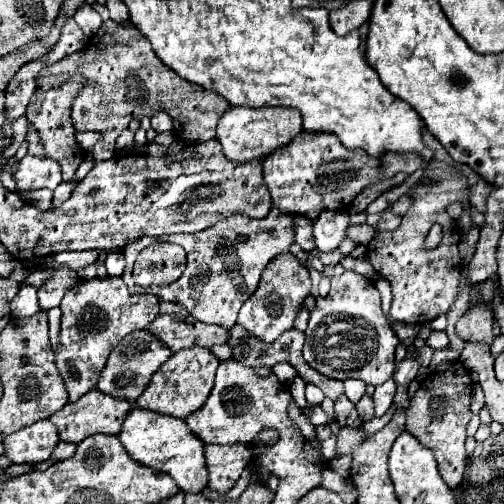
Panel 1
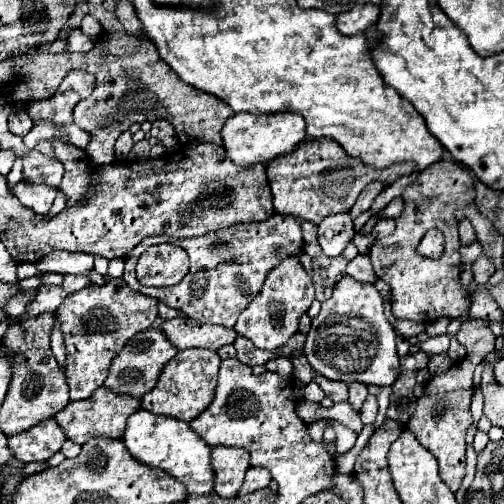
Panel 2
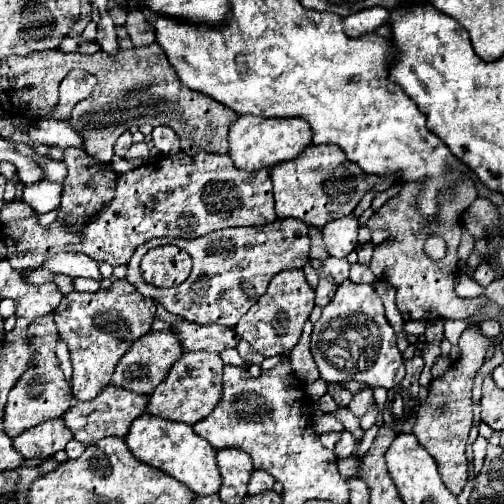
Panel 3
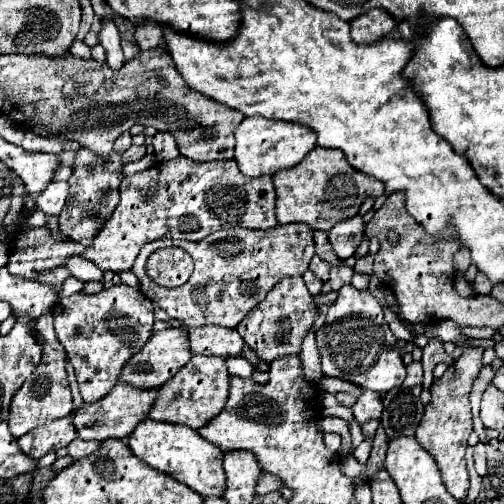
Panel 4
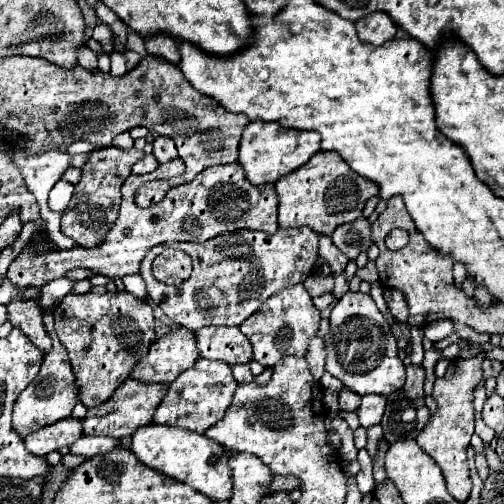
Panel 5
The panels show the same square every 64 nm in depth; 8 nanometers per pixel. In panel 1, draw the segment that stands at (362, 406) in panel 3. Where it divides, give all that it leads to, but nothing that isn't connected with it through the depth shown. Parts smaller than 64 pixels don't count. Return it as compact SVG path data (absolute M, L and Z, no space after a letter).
M352 378L344 380L344 394L348 396L350 402L356 404L364 396L364 390L366 390L366 384L362 380L352 380Z

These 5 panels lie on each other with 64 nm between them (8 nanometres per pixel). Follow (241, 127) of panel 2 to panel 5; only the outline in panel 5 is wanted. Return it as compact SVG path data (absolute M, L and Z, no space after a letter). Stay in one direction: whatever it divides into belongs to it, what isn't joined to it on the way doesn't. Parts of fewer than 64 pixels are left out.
M252 120L240 138L238 146L238 164L244 168L246 178L252 184L264 184L264 182L276 182L280 176L300 168L308 162L312 154L320 150L320 134L310 130L292 130L284 128L280 124Z

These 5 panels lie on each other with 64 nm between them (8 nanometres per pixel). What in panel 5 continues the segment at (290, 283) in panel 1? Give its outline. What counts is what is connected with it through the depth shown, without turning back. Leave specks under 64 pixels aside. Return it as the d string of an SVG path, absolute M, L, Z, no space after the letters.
M294 284L272 294L258 312L248 316L240 324L240 330L252 344L254 360L258 360L266 368L272 368L272 364L276 364L280 358L288 354L302 358L308 350L310 338L318 330L318 324L320 324L320 310L312 304L312 298L306 292L306 288L302 284Z

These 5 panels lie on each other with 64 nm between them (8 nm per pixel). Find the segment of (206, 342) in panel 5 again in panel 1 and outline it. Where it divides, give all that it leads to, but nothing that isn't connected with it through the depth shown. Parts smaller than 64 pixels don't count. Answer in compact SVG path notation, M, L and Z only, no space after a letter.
M158 314L148 324L148 330L172 352L192 346L210 348L214 344L226 344L228 340L226 328L204 324L192 316L176 316L176 314Z

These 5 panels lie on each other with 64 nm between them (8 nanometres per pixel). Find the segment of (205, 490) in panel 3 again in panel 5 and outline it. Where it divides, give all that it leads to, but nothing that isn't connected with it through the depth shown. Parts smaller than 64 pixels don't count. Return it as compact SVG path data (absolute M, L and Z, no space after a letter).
M146 424L132 434L130 450L148 468L158 470L178 482L184 482L212 500L228 500L228 496L232 494L232 478L228 472L226 450L202 434L164 424Z

